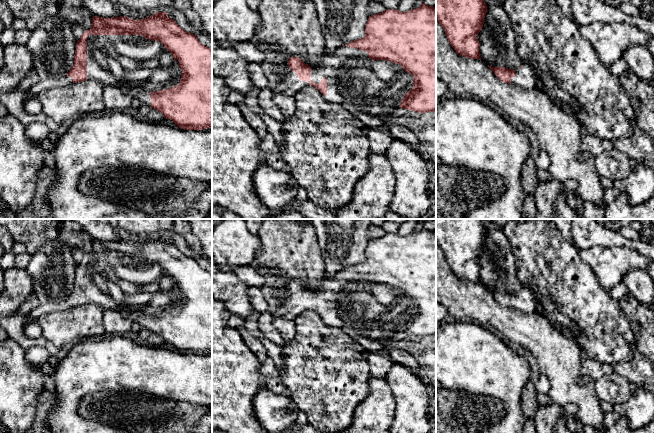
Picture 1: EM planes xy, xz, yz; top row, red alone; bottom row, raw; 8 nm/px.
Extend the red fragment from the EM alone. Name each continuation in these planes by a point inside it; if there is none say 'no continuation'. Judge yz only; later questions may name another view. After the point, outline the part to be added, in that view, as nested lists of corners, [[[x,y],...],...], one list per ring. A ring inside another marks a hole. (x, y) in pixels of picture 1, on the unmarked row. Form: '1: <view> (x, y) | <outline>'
1: yz (525, 301) | [[[523,290],[515,294],[515,301],[511,302],[511,307],[524,313],[533,313],[536,311],[535,296],[529,290]]]

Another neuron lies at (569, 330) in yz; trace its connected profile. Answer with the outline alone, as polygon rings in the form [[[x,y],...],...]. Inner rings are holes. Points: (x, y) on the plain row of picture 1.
[[[536,289],[532,292],[534,296],[538,297],[538,301],[548,311],[549,317],[561,327],[562,334],[573,340],[579,335],[579,330],[574,323],[564,314],[562,314],[556,307],[554,301],[544,289]]]

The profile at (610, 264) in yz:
[[[595,246],[586,250],[580,250],[580,256],[592,269],[599,284],[606,290],[623,282],[623,277],[631,270],[639,269],[647,271],[649,264],[652,262],[648,257],[640,254],[634,249],[616,246]]]

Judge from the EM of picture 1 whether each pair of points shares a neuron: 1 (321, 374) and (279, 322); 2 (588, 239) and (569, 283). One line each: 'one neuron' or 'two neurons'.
1: two neurons
2: two neurons

